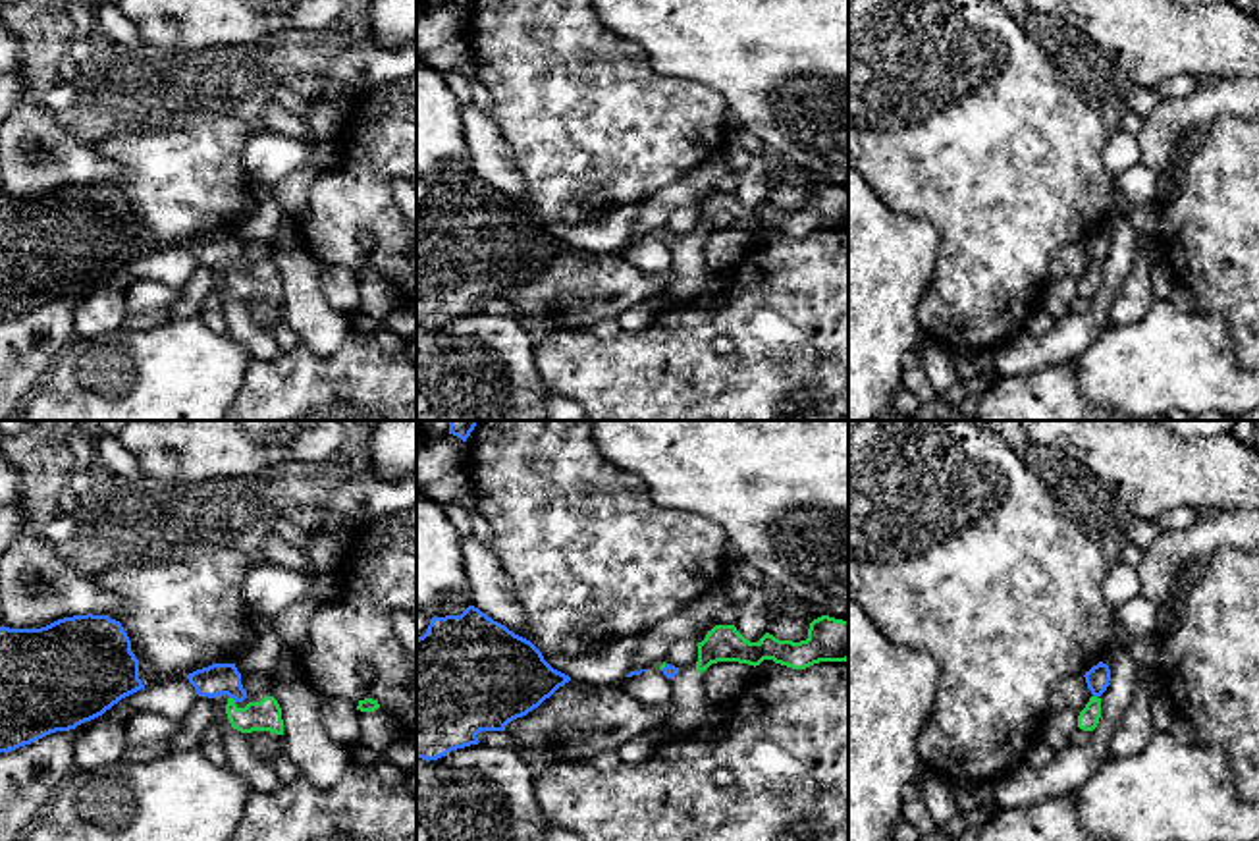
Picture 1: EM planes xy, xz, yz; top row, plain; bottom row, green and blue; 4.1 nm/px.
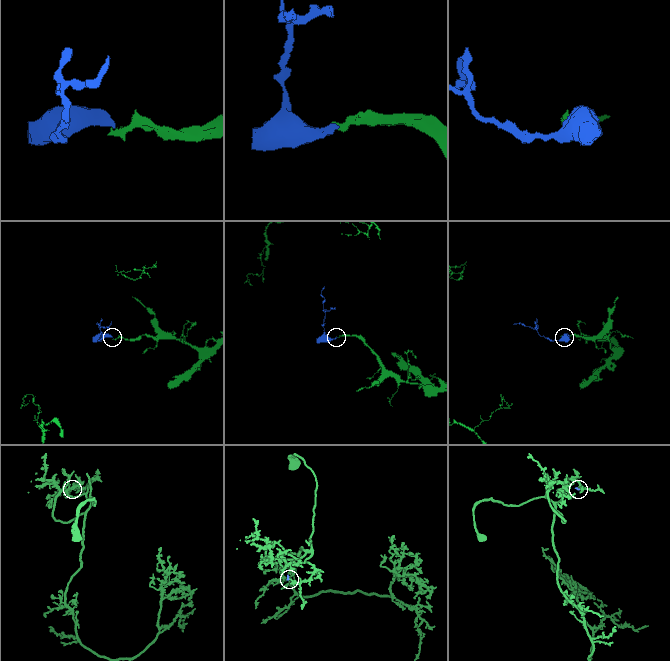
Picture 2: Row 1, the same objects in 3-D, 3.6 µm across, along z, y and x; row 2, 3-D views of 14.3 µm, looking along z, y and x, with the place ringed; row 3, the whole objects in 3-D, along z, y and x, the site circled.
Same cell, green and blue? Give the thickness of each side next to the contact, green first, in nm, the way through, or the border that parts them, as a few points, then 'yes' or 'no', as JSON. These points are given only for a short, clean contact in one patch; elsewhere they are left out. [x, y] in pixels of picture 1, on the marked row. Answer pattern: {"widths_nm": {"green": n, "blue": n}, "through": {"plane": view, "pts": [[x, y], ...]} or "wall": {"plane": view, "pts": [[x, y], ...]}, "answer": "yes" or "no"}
{"widths_nm": {"green": 130, "blue": 140}, "through": {"plane": "xy", "pts": [[267, 714], [240, 714], [232, 699], [216, 679]]}, "answer": "yes"}

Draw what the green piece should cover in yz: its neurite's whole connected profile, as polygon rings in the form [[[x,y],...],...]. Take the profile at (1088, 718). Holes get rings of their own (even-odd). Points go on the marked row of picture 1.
[[[1099,662],[1089,671],[1085,671],[1085,683],[1091,691],[1091,698],[1078,716],[1078,727],[1084,731],[1093,731],[1101,718],[1101,694],[1107,691],[1111,681],[1111,669],[1107,664]]]

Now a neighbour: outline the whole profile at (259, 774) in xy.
[[[228,694],[214,696],[212,702],[216,706],[214,712],[214,725],[222,733],[222,745],[228,750],[228,762],[226,766],[237,773],[241,773],[254,791],[272,793],[278,791],[281,781],[274,773],[272,766],[258,760],[251,750],[245,733],[231,727],[226,704]]]

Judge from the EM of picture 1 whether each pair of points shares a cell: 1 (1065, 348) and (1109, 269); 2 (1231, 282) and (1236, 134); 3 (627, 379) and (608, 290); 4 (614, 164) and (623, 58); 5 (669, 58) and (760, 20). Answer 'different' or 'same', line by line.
1: same
2: same
3: different
4: same
5: same

